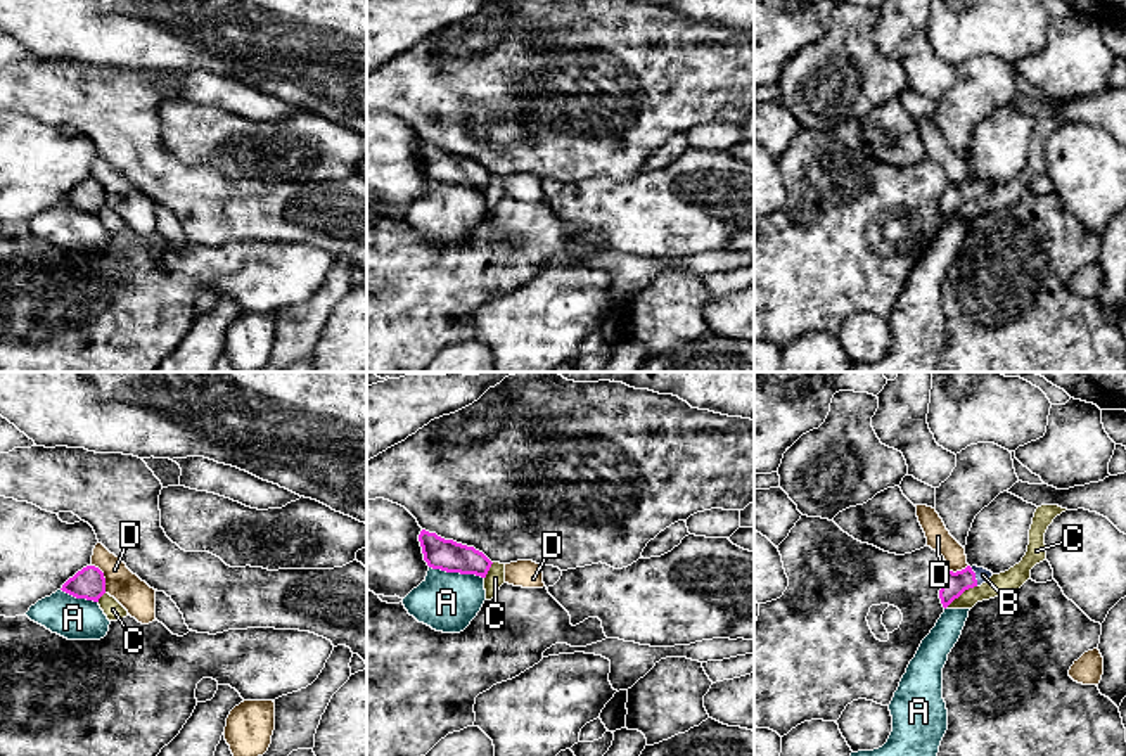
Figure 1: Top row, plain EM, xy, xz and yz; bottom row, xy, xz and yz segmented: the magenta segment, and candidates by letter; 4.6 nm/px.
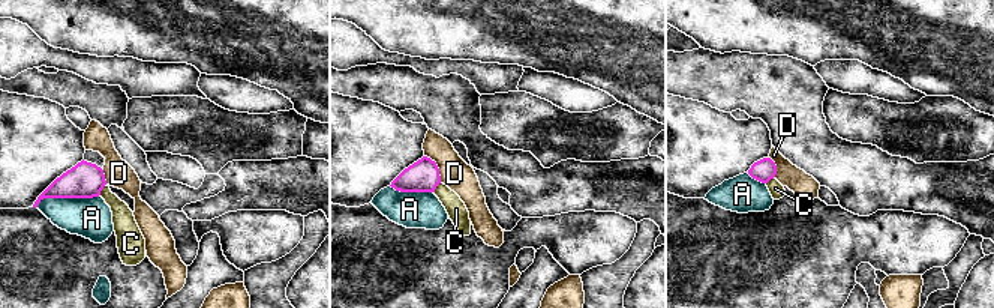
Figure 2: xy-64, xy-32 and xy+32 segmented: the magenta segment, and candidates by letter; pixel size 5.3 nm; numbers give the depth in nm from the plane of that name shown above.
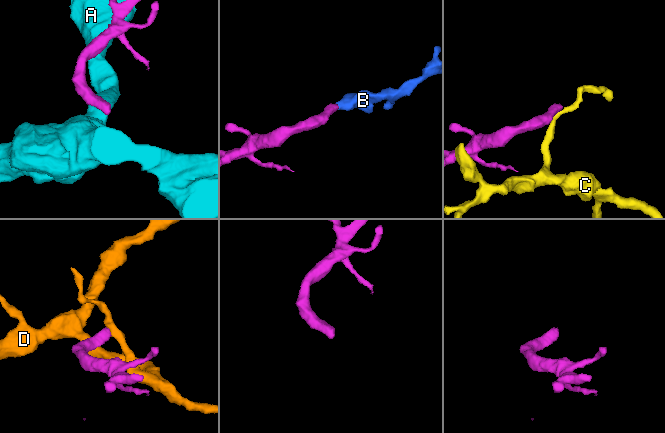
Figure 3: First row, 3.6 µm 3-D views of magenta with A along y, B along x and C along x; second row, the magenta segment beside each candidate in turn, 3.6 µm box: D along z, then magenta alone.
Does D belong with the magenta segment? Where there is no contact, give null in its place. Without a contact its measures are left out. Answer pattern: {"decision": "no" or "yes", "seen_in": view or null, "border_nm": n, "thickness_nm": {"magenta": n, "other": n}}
{"decision": "no", "seen_in": "xy", "border_nm": 150, "thickness_nm": {"magenta": 150, "other": 160}}

